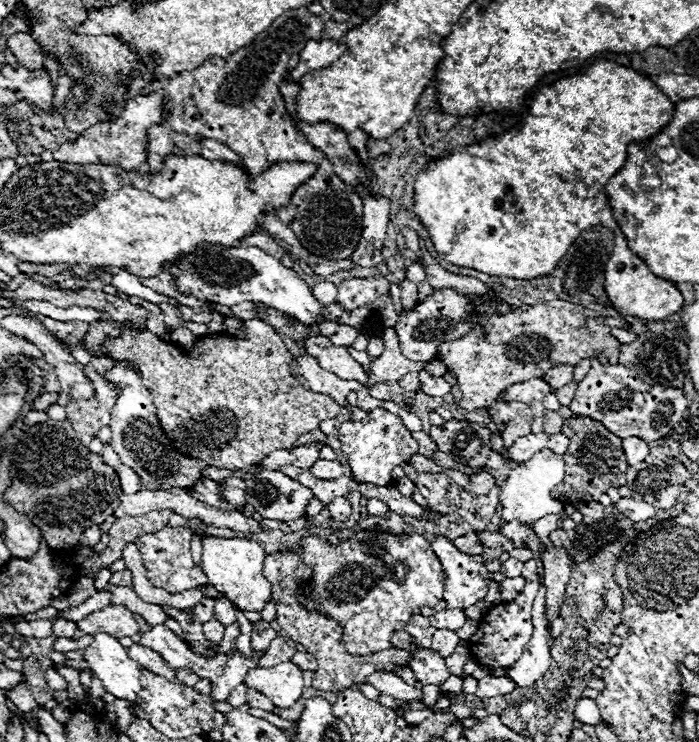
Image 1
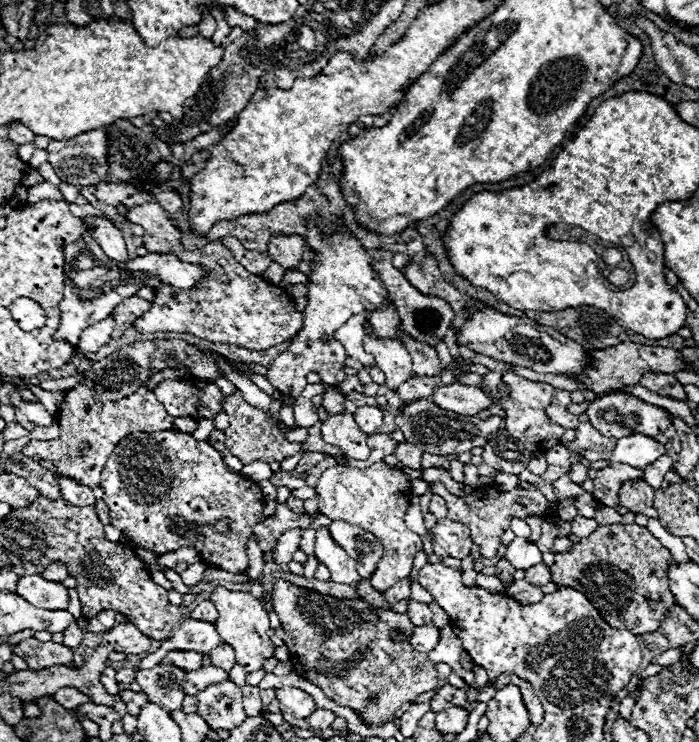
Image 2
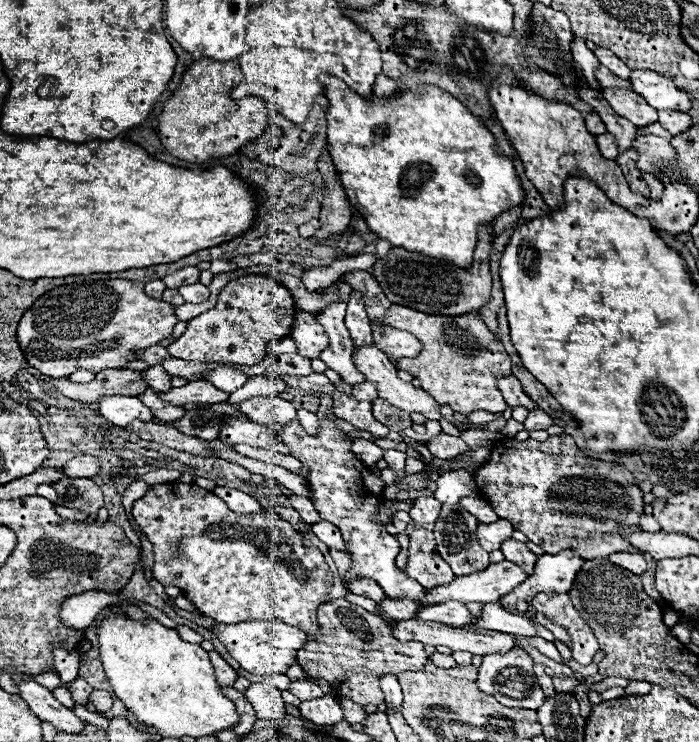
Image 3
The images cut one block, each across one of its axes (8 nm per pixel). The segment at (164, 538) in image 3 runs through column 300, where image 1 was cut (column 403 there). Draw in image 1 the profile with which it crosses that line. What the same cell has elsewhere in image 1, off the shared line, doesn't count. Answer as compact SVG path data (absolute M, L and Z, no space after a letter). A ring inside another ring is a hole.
M364 530L364 532L352 534L348 540L342 540L340 546L336 546L336 548L332 548L326 540L320 540L320 538L316 538L316 536L310 536L310 538L304 538L304 546L302 546L302 548L298 548L298 544L294 544L294 546L290 548L290 552L296 552L308 566L314 568L312 584L310 584L304 592L300 592L300 602L302 602L308 610L310 610L310 608L316 608L316 610L320 610L320 612L324 612L324 614L328 614L328 616L332 616L332 618L336 618L336 620L340 620L340 622L344 624L344 642L346 642L348 654L352 654L352 656L368 656L368 654L374 654L374 652L392 648L392 644L390 644L392 632L404 630L404 628L408 626L412 614L416 614L422 606L432 606L432 608L434 608L434 606L442 600L442 594L444 594L444 592L442 592L442 590L444 590L444 586L442 586L442 566L440 566L436 554L432 552L430 544L428 544L422 536L418 536L418 534L392 536L392 534L378 534L378 532L366 532L366 530Z

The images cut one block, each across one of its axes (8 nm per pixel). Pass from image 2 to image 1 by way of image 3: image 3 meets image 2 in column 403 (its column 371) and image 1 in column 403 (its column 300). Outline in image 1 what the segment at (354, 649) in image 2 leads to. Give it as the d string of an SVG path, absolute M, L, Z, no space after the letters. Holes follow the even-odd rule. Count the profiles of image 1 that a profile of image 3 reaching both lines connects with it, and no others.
M272 552L264 562L264 576L272 584L272 600L276 602L276 620L272 622L272 628L276 630L276 634L288 636L294 642L302 644L318 660L318 670L314 672L312 680L312 686L316 690L342 692L344 688L350 688L354 684L366 684L366 678L372 672L394 672L396 666L408 666L412 650L392 647L368 656L350 656L344 650L342 624L318 610L310 612L298 602L298 590L306 586L306 582L312 578L312 572L314 570L308 568L308 564L304 564L302 558L294 552Z

